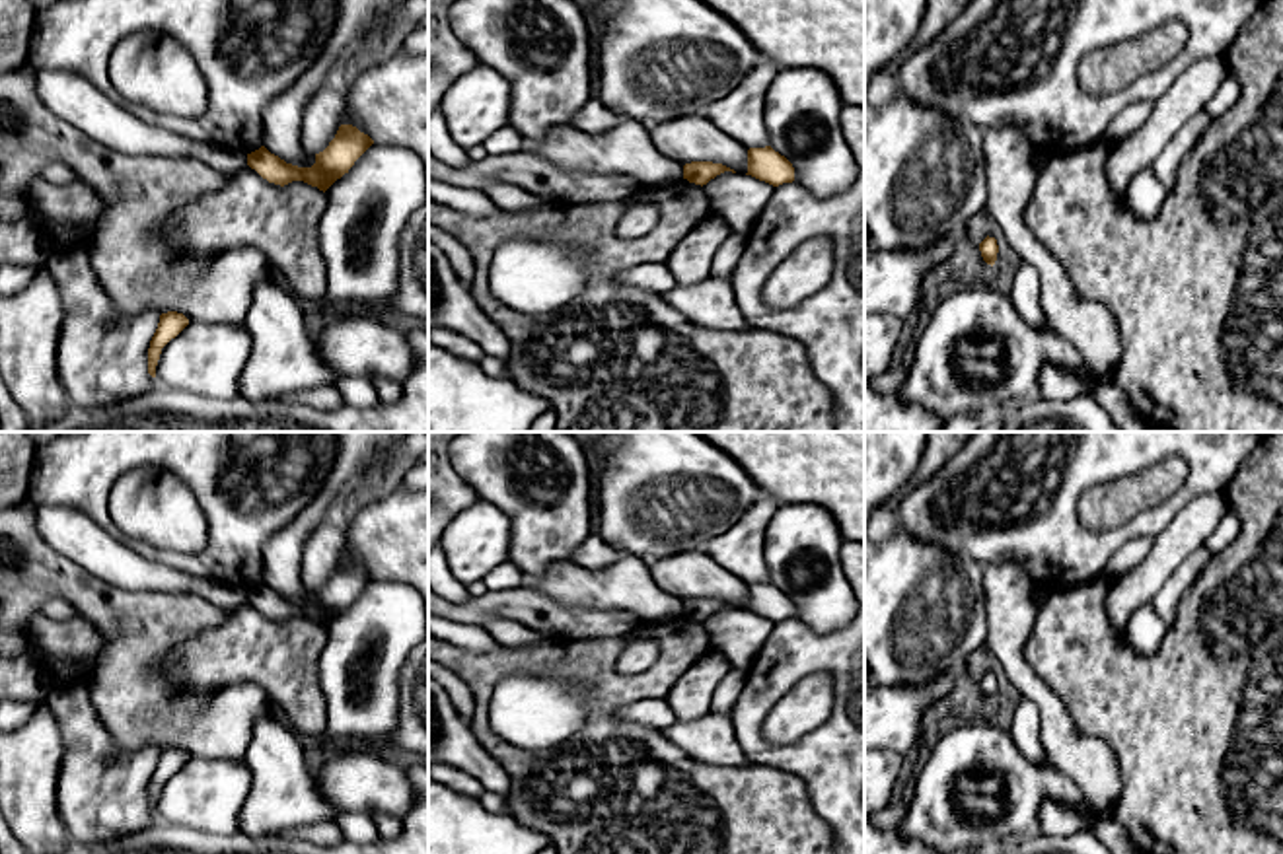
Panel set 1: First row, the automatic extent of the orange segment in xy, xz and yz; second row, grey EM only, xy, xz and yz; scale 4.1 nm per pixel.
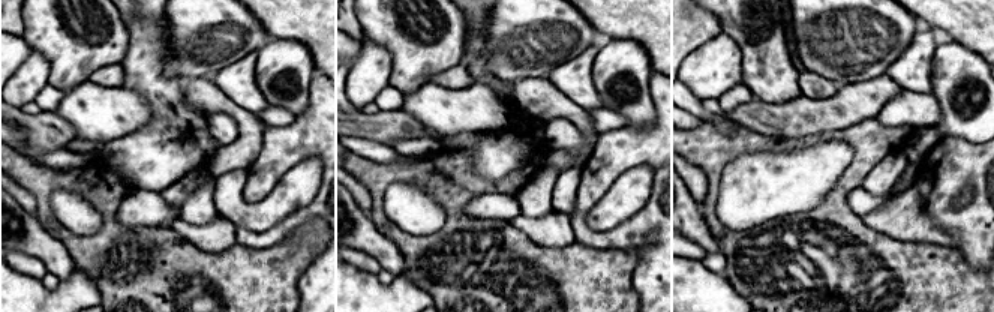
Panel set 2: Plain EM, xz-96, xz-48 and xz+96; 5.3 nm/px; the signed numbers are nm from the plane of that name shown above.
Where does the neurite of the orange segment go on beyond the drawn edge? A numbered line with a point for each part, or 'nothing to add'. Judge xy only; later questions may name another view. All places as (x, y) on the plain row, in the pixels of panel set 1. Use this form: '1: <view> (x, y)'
nothing to add

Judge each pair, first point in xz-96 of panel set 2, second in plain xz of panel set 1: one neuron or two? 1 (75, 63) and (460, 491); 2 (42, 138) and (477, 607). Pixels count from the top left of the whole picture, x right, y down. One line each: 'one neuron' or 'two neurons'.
1: two neurons
2: one neuron

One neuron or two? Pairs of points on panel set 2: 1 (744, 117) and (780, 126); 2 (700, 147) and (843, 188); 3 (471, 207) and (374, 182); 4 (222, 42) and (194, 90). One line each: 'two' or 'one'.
1: one
2: one
3: two
4: two

